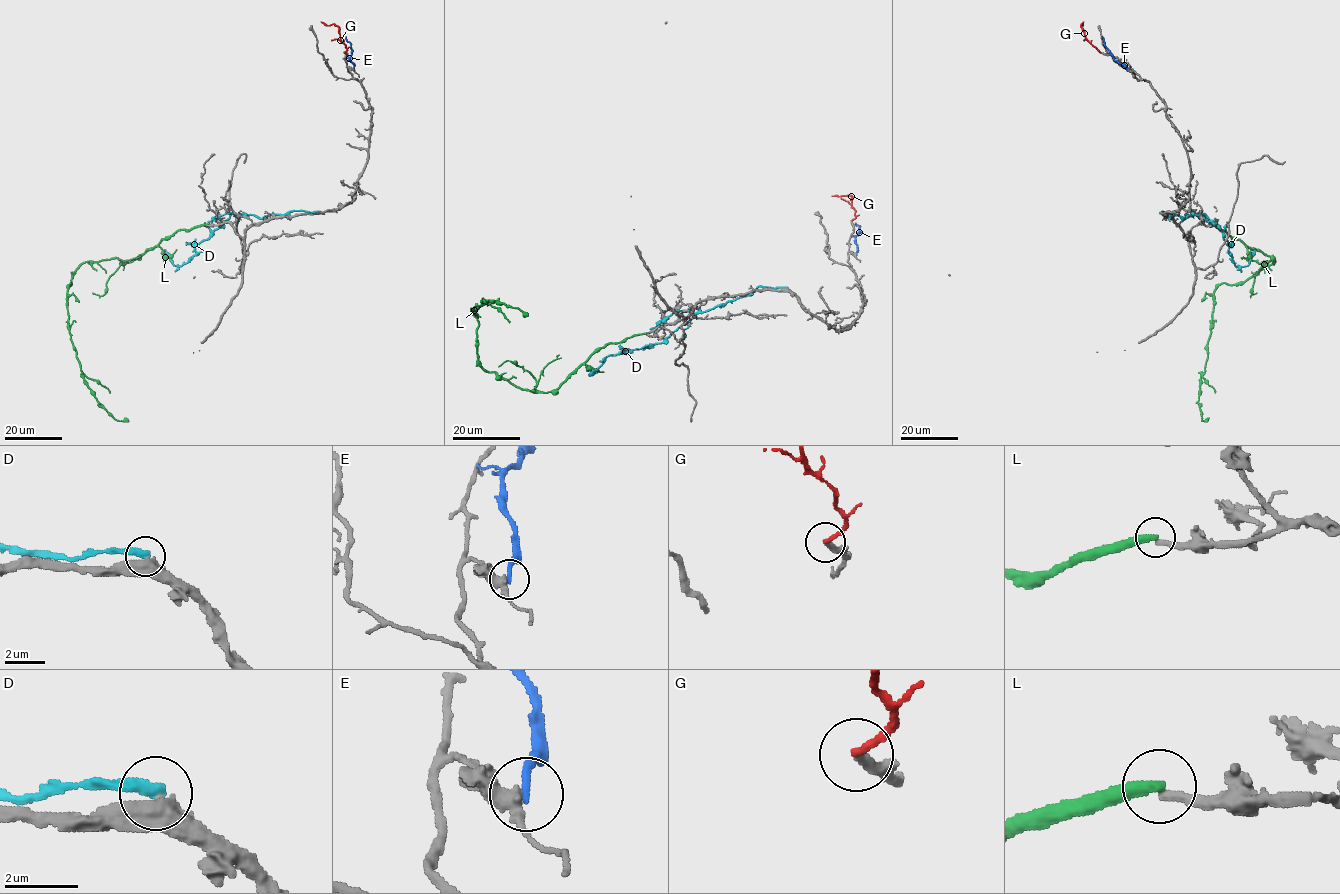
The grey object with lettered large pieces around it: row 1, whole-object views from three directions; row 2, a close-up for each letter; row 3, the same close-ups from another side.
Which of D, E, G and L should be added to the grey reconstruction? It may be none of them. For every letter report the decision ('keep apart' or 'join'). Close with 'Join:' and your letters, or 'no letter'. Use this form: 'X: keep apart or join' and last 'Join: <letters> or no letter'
D: keep apart
E: keep apart
G: join
L: keep apart
Join: G

